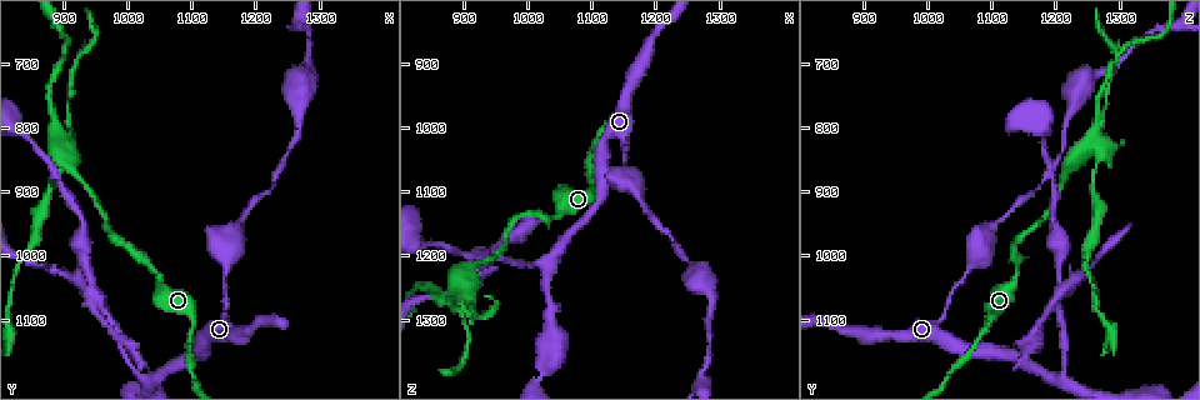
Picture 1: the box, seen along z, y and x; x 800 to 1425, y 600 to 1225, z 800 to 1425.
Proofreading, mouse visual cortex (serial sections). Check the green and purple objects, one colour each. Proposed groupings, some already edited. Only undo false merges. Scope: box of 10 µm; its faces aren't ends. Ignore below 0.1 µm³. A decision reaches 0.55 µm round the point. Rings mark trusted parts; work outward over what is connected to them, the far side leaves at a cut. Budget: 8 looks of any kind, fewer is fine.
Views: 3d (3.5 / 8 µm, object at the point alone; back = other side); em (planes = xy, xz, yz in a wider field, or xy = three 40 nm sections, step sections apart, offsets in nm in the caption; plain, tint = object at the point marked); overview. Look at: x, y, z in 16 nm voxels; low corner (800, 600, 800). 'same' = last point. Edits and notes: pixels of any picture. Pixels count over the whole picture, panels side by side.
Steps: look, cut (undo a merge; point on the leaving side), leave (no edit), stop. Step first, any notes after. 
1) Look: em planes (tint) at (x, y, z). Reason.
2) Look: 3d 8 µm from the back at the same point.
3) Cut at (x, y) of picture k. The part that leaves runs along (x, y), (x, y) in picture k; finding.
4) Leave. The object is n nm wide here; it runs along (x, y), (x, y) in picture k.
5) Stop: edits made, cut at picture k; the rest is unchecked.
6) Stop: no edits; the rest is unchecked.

Look: 3d 3.5 µm at (1000, 1145, 1215). Calibre changes.

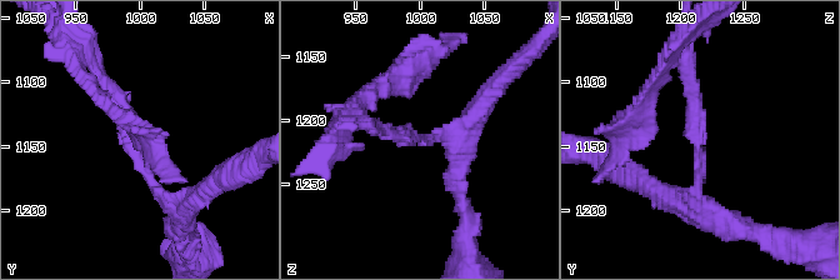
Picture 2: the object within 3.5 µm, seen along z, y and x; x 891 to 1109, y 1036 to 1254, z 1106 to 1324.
Look: em planes (plain) at (994, 1148, 1214). The arms are 150, 200 nm wide; shape alone is not enough.

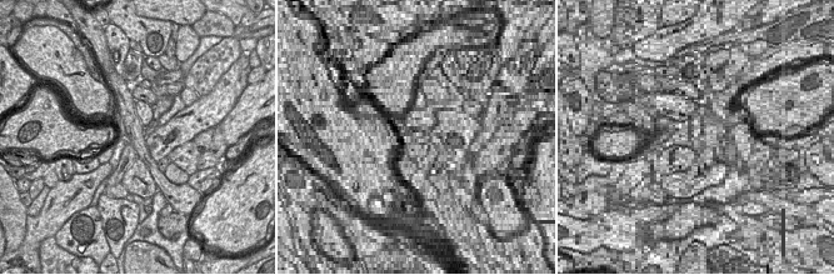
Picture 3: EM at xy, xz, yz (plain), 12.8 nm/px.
Look: em planes (tint) at the same point.

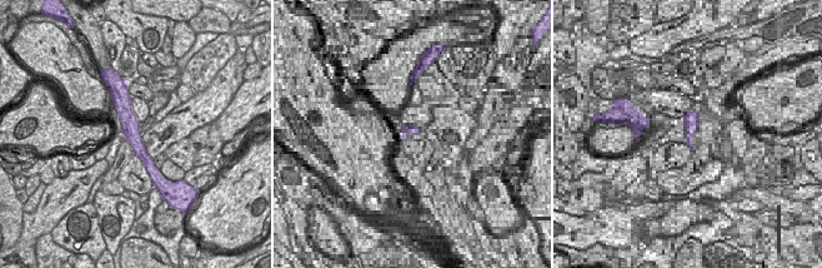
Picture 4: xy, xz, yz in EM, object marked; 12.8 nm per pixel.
Leave. It runs along (181, 200), (150, 181), (100, 70) in picture 2; all the same cell.

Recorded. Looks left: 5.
Look: 3d 3.5 µm at (925, 935, 1195). Sudden change in width.

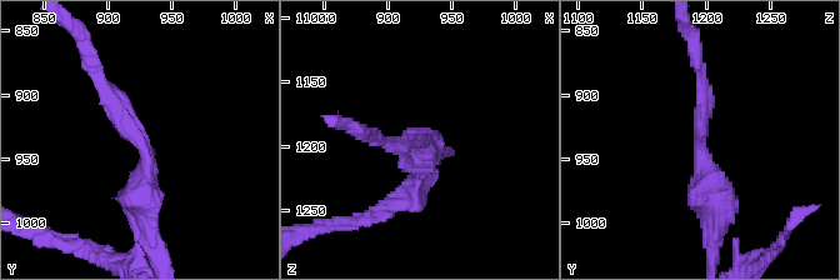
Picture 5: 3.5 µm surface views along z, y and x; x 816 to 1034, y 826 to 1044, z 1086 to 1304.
Look: em xy step 2 (tint) at (924, 932, 1194). The arms are 200, 400 nm wide.

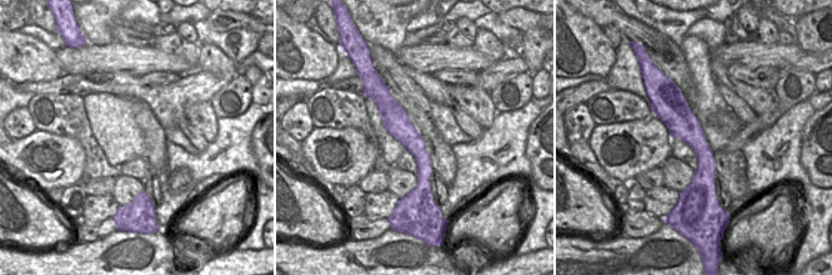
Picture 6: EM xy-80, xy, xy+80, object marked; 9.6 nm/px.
Leave. The object is 260 nm wide here; it runs along (146, 215), (143, 139), (93, 66) in picture 5; one cell here.

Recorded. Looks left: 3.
Look: 3d 8 µm at (905, 830, 1255). Arms part here.

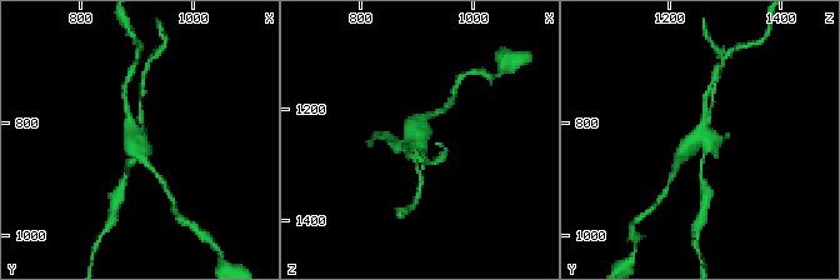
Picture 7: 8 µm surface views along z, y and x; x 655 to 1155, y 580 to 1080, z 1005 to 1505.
Look: 3d 3.5 µm at the same point.

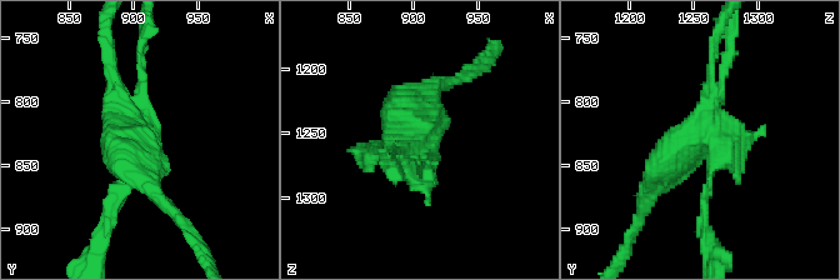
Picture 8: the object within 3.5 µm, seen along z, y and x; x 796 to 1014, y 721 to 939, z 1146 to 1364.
Look: em xy step 3 (tint) at (902, 832, 1254). Need the tissue.

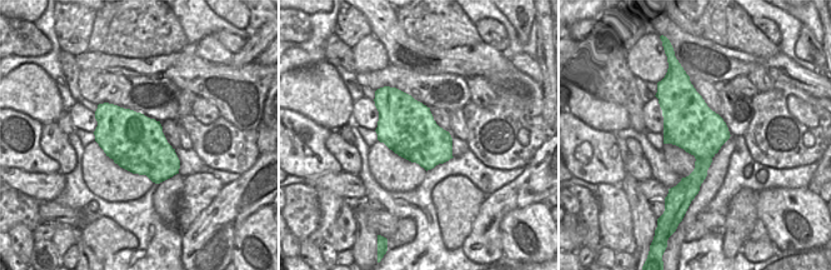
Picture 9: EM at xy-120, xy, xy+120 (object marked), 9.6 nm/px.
Cut at (120, 199) of picture 8. The part that leaves runs along (708, 143), (708, 243) in picture 8; two cells meet here.

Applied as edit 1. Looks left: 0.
Stop: edits made, cut at picture 8; the rest is unchecked.

